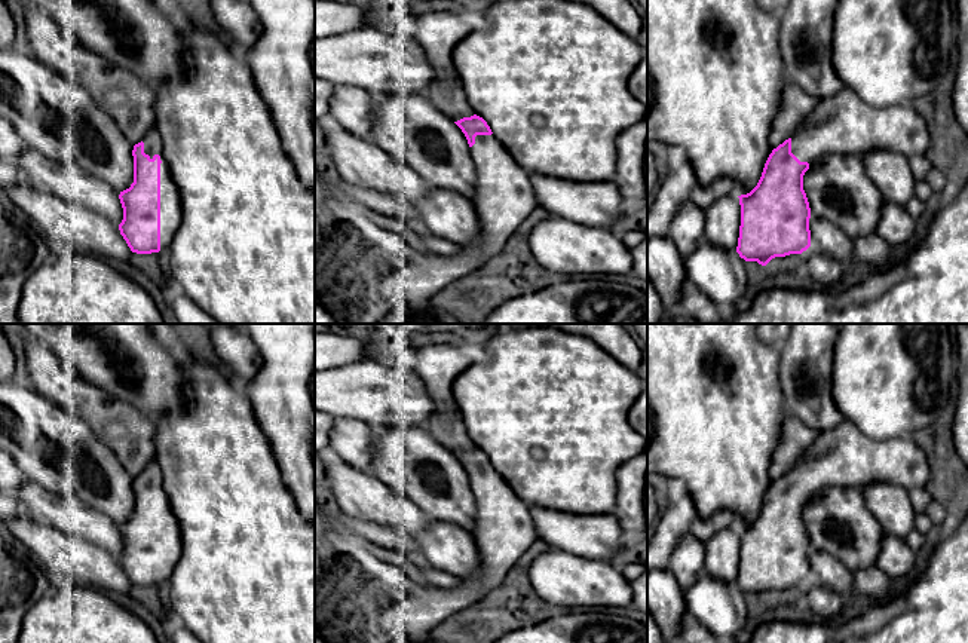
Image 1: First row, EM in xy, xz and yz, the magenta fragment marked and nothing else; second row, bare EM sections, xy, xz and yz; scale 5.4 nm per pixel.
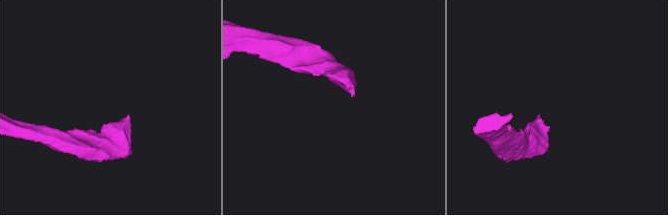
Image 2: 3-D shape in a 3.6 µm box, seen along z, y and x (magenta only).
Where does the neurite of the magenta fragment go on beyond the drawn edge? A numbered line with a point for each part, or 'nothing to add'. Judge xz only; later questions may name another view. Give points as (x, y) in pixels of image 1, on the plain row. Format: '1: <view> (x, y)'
1: xz (358, 597)

